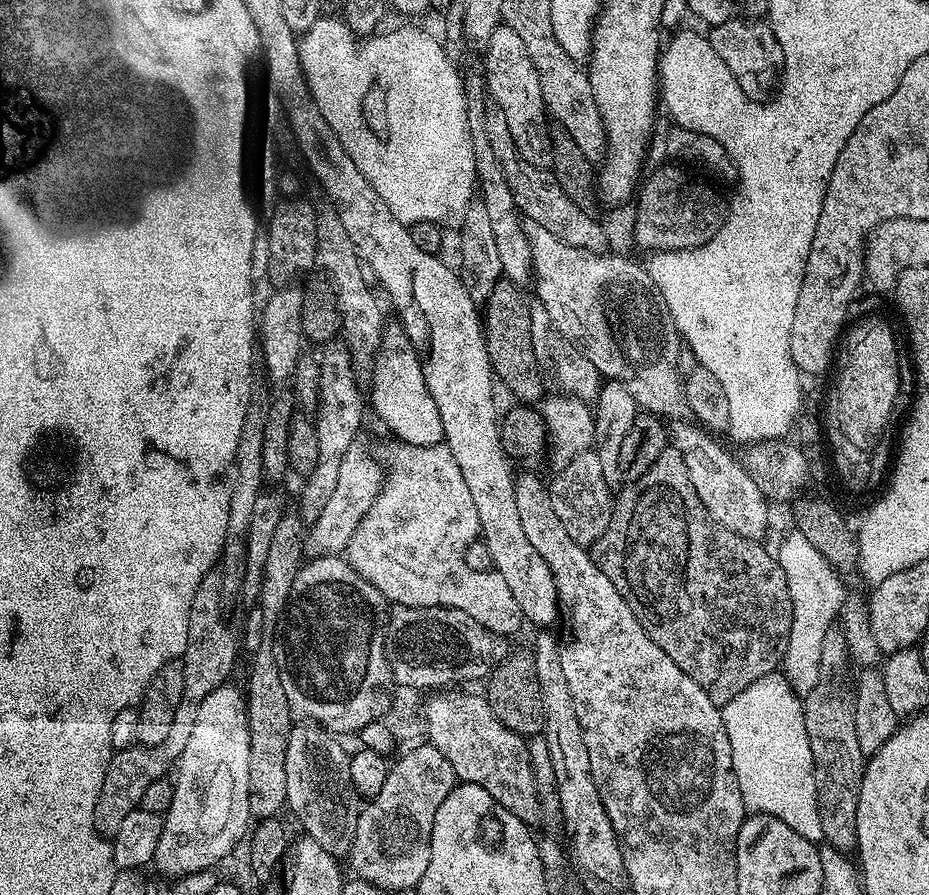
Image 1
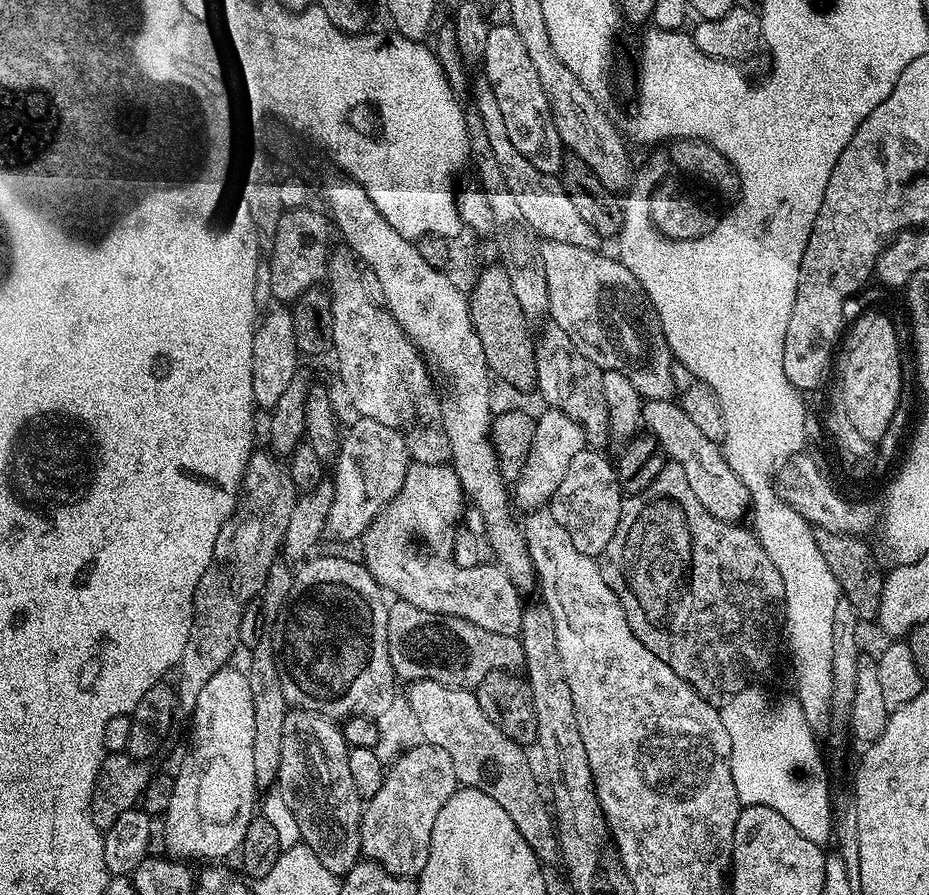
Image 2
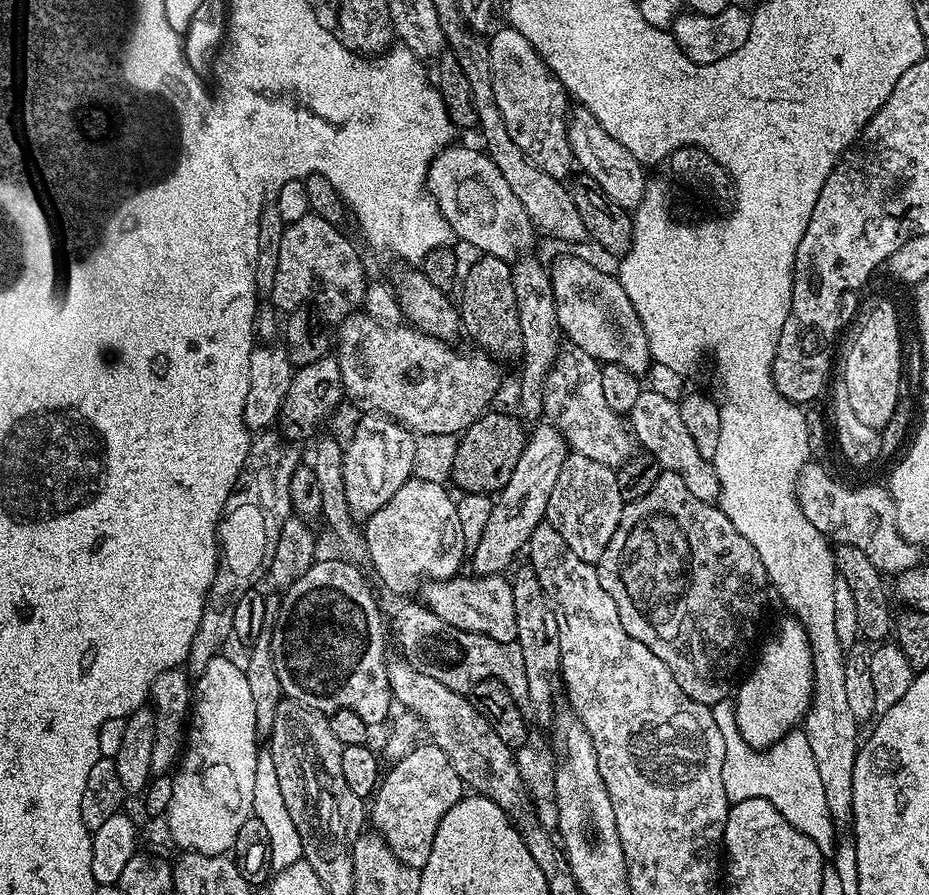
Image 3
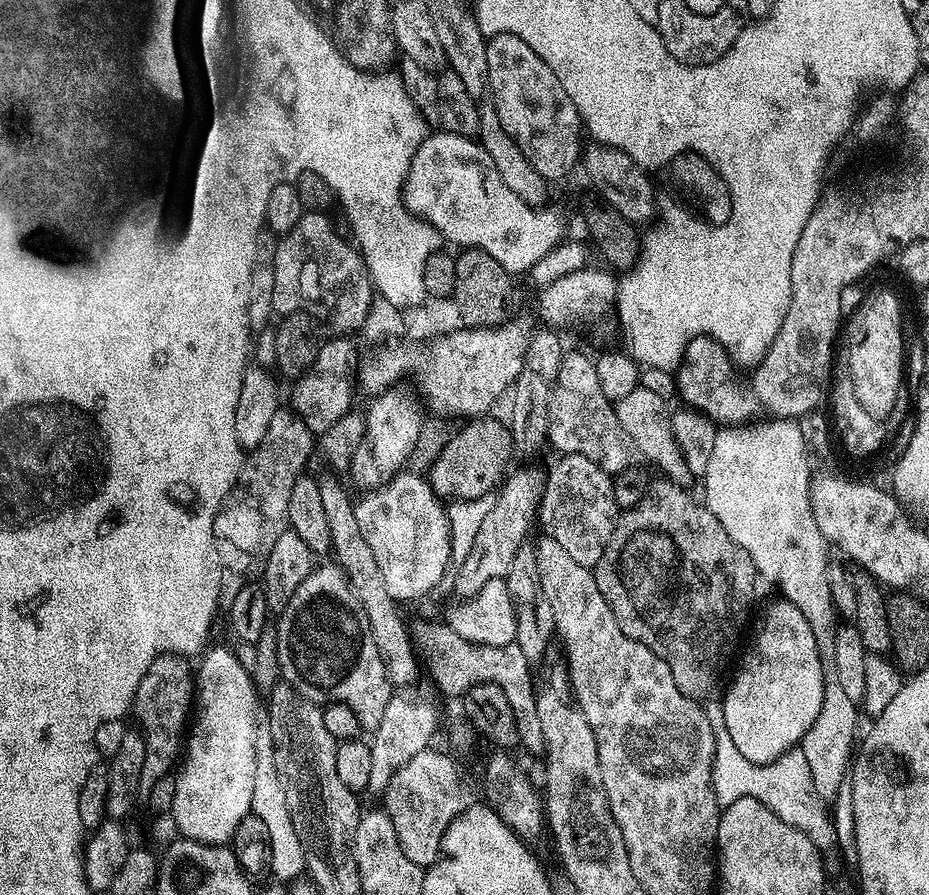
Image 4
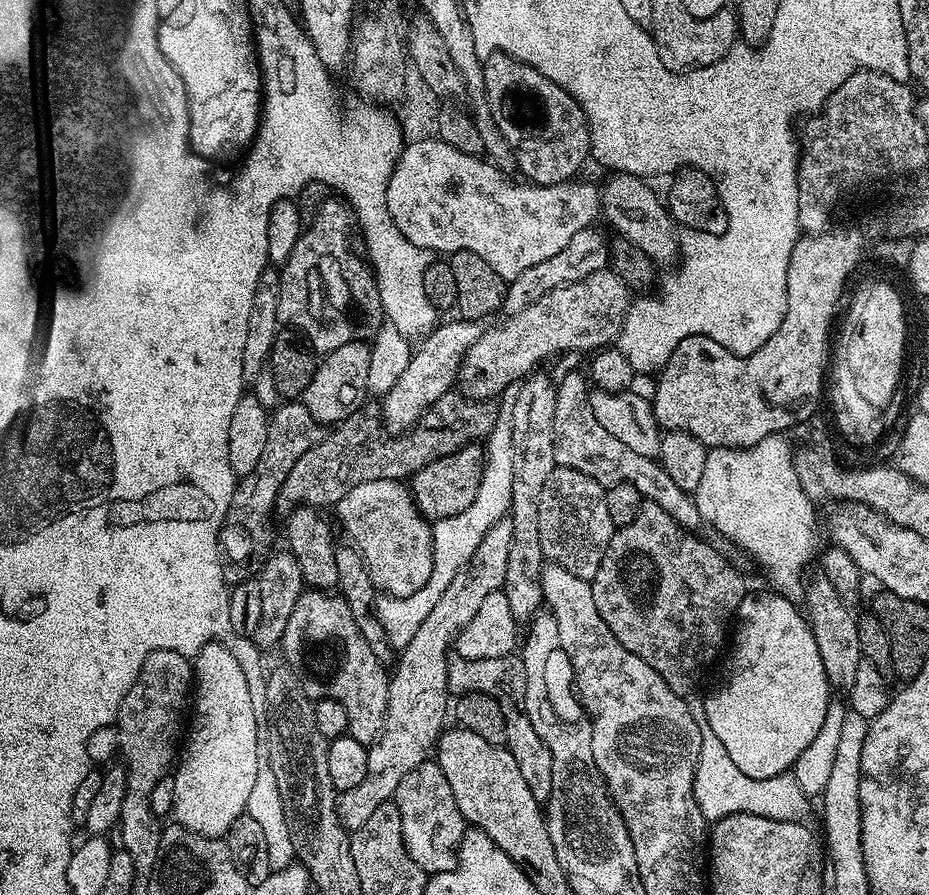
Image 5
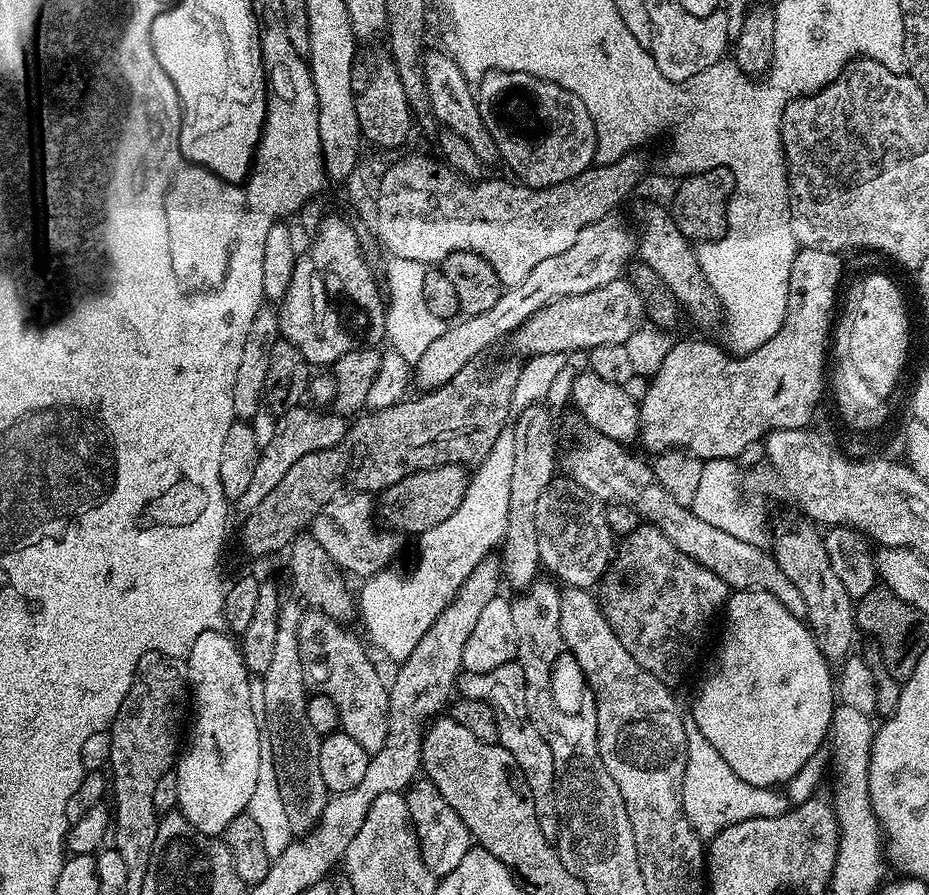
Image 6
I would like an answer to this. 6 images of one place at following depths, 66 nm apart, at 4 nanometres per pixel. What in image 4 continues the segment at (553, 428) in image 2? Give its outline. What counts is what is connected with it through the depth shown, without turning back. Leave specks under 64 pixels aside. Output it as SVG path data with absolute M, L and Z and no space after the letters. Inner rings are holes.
M516 472L503 481L499 489L500 497L495 497L490 514L482 526L478 526L478 535L474 537L474 546L470 546L470 554L459 561L456 577L452 580L452 588L460 598L471 598L479 594L486 582L503 580L510 570L510 562L514 562L514 554L529 539L528 530L537 519L537 508L540 505L541 485L536 484L536 476L532 472Z

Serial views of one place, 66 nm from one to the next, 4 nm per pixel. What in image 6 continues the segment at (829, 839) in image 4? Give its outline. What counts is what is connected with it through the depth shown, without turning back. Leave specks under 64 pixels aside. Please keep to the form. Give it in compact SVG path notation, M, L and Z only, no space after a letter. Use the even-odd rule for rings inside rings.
M694 726L688 728L688 757L686 774L682 780L682 804L692 829L701 838L711 838L726 826L750 818L778 818L789 811L790 803L783 791L759 788L742 782L739 772L730 770L728 760L706 742L704 733Z

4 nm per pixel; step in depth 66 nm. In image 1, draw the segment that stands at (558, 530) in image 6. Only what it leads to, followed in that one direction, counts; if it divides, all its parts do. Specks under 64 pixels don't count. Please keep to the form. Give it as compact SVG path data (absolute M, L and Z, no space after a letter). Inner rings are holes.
M588 449L572 458L554 475L556 476L548 484L554 514L561 519L566 534L574 542L587 548L595 545L598 538L606 532L614 503L612 488L602 472L602 462L599 461L598 454L595 449Z

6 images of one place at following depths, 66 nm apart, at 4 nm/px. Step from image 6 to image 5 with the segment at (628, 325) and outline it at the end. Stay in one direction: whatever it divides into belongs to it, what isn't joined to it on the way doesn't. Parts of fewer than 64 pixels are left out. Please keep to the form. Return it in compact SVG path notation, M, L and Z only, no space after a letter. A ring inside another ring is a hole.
M611 270L595 272L578 282L563 284L560 288L550 290L550 294L542 294L542 298L538 298L536 304L526 306L526 310L521 312L511 313L505 324L500 324L497 328L485 327L478 341L471 344L464 355L458 375L458 384L463 395L474 400L496 398L499 392L519 385L537 367L535 364L539 360L546 359L547 356L556 356L559 352L589 351L588 353L591 353L593 350L609 347L623 328L623 320L626 318L629 303L628 283L618 278L618 274Z

